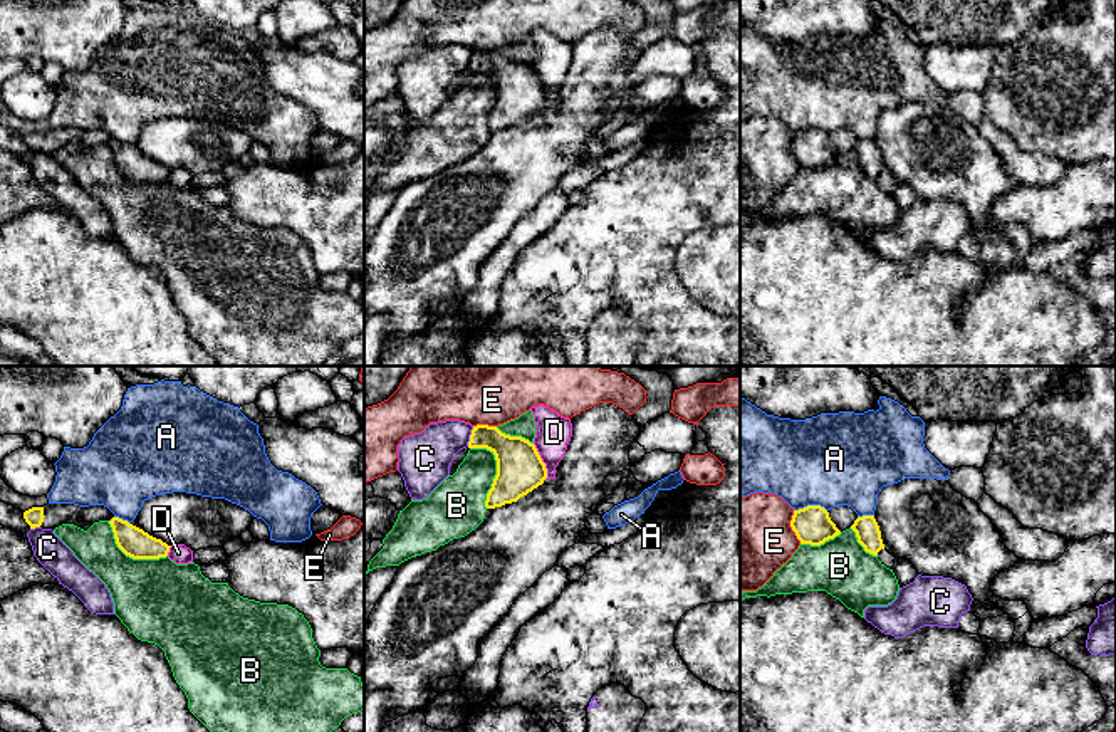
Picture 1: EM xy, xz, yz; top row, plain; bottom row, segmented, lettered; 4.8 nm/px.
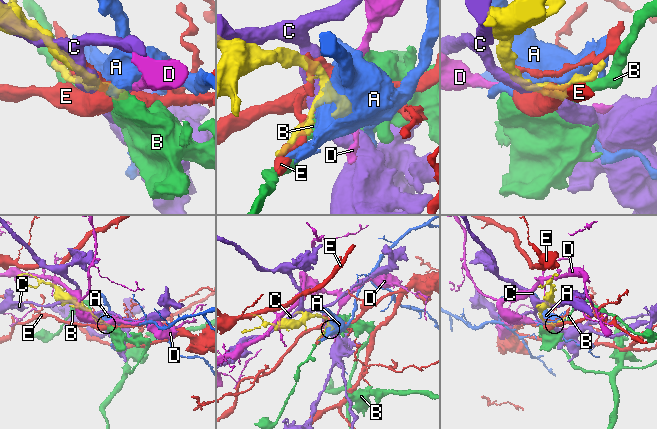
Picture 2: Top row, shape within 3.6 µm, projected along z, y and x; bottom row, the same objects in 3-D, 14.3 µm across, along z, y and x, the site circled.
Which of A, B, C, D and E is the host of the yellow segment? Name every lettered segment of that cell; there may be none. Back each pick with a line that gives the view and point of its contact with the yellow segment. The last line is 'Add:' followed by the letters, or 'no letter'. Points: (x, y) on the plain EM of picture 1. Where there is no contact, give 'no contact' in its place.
Add: no letter

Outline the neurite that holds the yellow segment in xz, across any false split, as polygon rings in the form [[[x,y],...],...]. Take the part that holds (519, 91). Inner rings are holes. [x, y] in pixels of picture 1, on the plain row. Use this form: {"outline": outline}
{"outline": [[[473,50],[468,72],[487,72],[497,84],[497,99],[485,124],[487,133],[517,126],[547,102],[545,87],[535,69],[522,60],[505,59],[497,50]]]}

